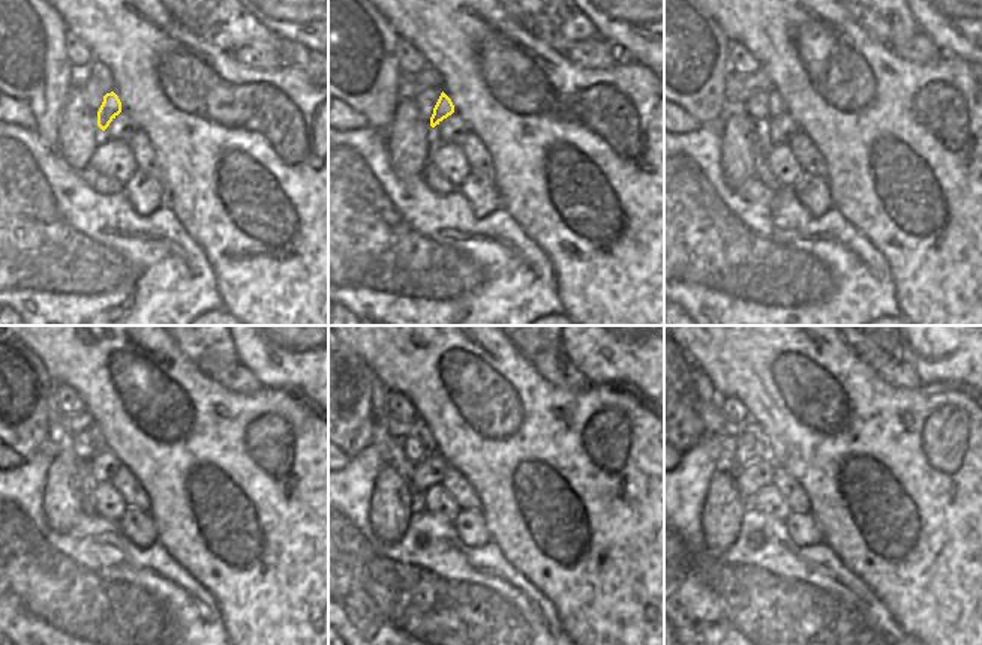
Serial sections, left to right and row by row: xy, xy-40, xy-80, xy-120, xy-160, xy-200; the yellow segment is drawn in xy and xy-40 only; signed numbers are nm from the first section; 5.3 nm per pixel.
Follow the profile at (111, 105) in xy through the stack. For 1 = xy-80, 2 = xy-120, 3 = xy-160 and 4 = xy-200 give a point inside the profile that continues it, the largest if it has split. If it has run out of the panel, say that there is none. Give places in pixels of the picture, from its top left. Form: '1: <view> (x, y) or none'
1: xy-80 (775, 104)
2: xy-120 (98, 440)
3: xy-160 (419, 428)
4: xy-200 (751, 432)

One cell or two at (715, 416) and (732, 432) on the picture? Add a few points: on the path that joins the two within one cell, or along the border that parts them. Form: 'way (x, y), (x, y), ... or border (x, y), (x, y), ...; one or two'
way (720, 420), (727, 428); one

